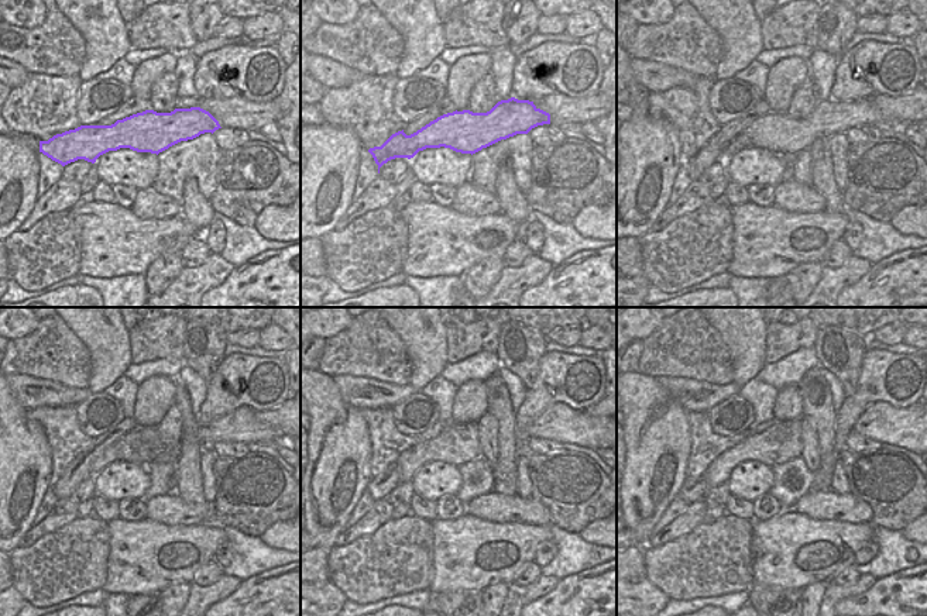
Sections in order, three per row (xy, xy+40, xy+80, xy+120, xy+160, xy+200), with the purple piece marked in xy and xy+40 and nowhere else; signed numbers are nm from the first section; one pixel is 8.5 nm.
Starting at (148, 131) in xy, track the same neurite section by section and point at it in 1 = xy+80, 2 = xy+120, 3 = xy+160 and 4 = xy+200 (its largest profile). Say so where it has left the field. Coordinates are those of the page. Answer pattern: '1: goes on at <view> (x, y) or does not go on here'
1: goes on at xy+80 (776, 131)
2: goes on at xy+120 (240, 424)
3: goes on at xy+160 (562, 423)
4: goes on at xy+200 (899, 426)

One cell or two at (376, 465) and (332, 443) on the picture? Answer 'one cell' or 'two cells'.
two cells

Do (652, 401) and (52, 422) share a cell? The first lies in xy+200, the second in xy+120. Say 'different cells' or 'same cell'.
different cells

